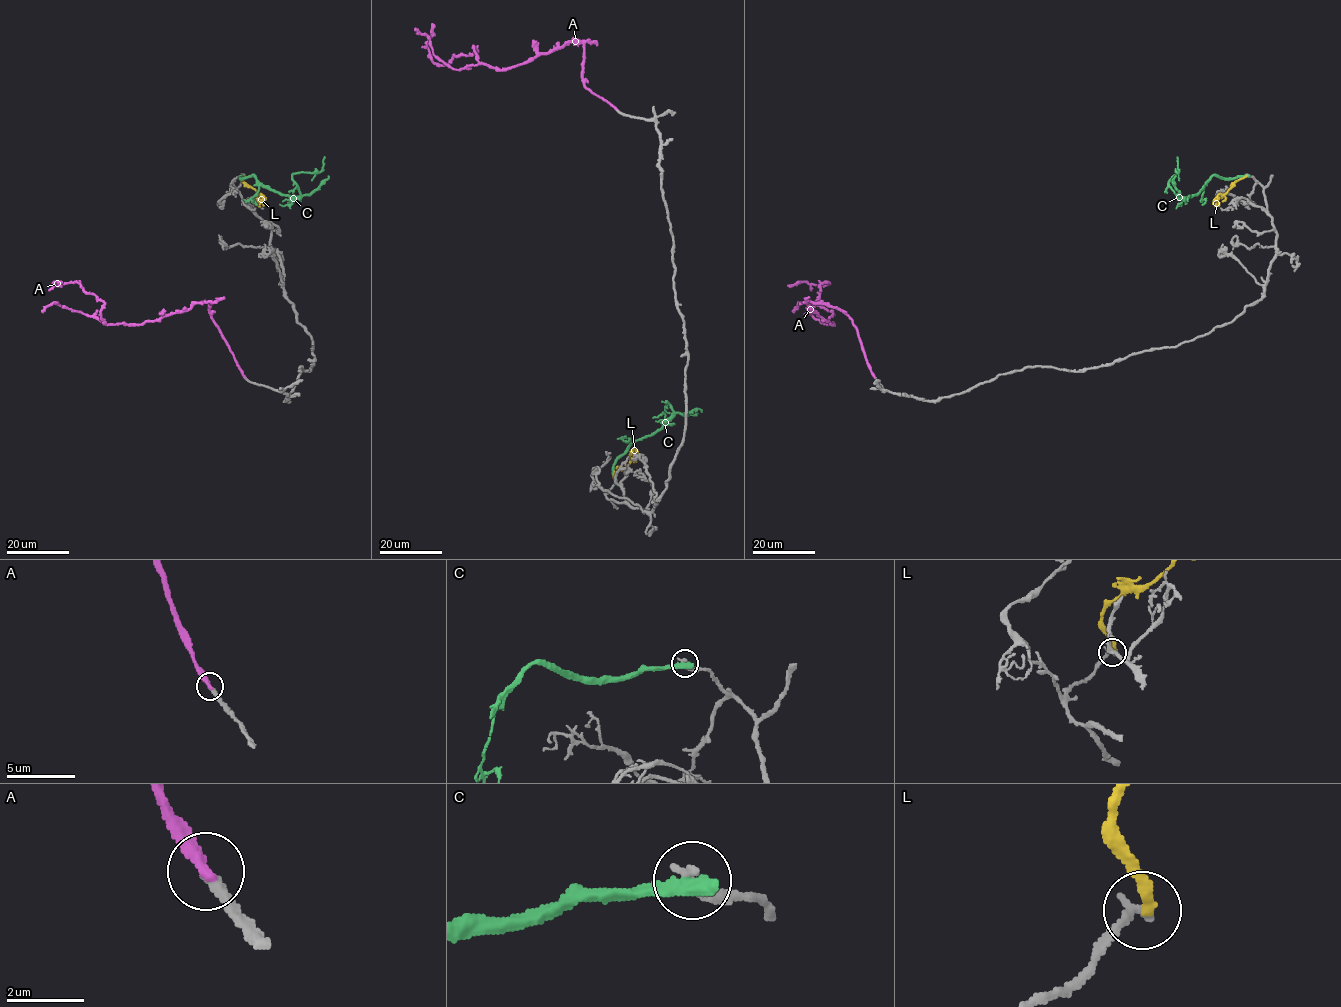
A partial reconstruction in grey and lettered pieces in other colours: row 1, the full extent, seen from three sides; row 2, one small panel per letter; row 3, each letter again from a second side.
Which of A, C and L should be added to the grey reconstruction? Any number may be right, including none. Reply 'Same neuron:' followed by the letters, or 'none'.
Same neuron: none

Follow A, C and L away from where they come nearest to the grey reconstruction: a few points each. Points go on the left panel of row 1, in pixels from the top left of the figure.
A: (245, 377), (212, 318), (210, 301), (141, 324), (106, 324), (102, 301), (79, 284), (60, 285)
C: (242, 175), (241, 178), (254, 175), (260, 183), (283, 194), (299, 197), (292, 175), (320, 172), (324, 156)
L: (243, 175), (241, 180), (263, 197)

